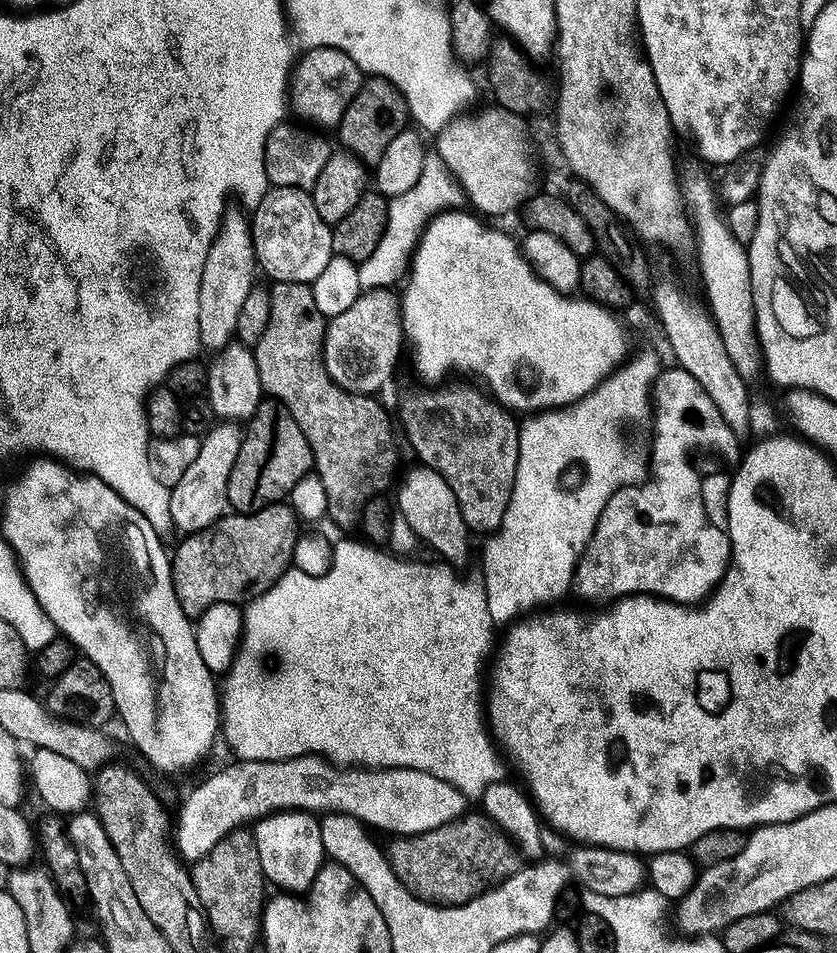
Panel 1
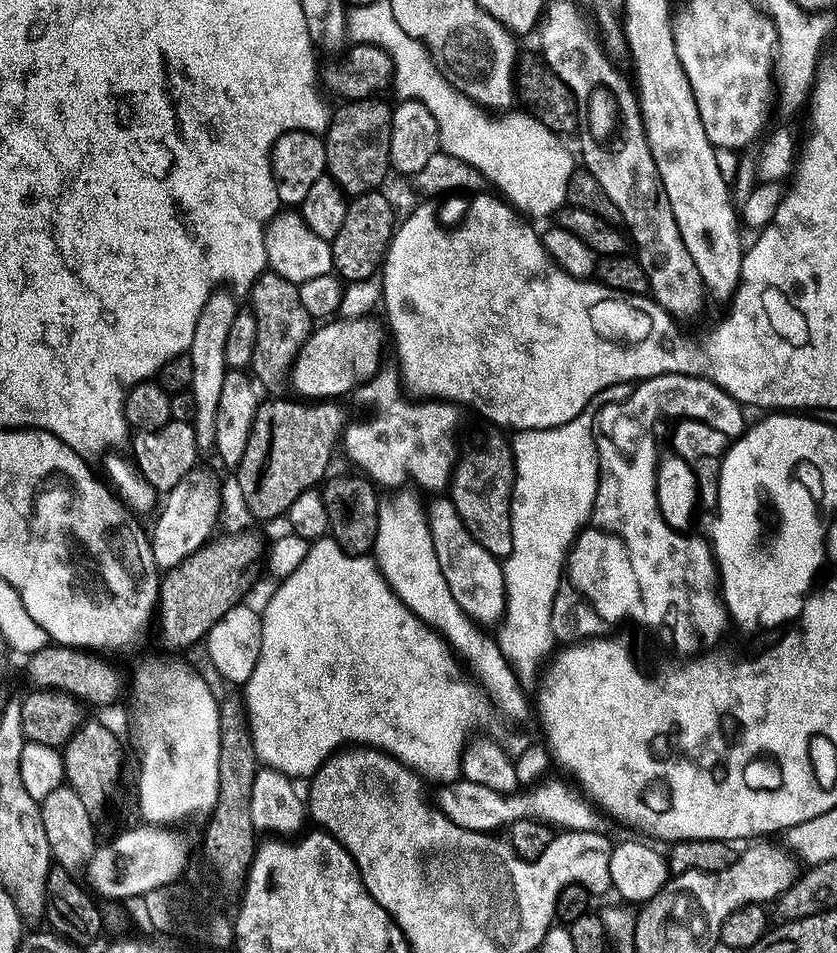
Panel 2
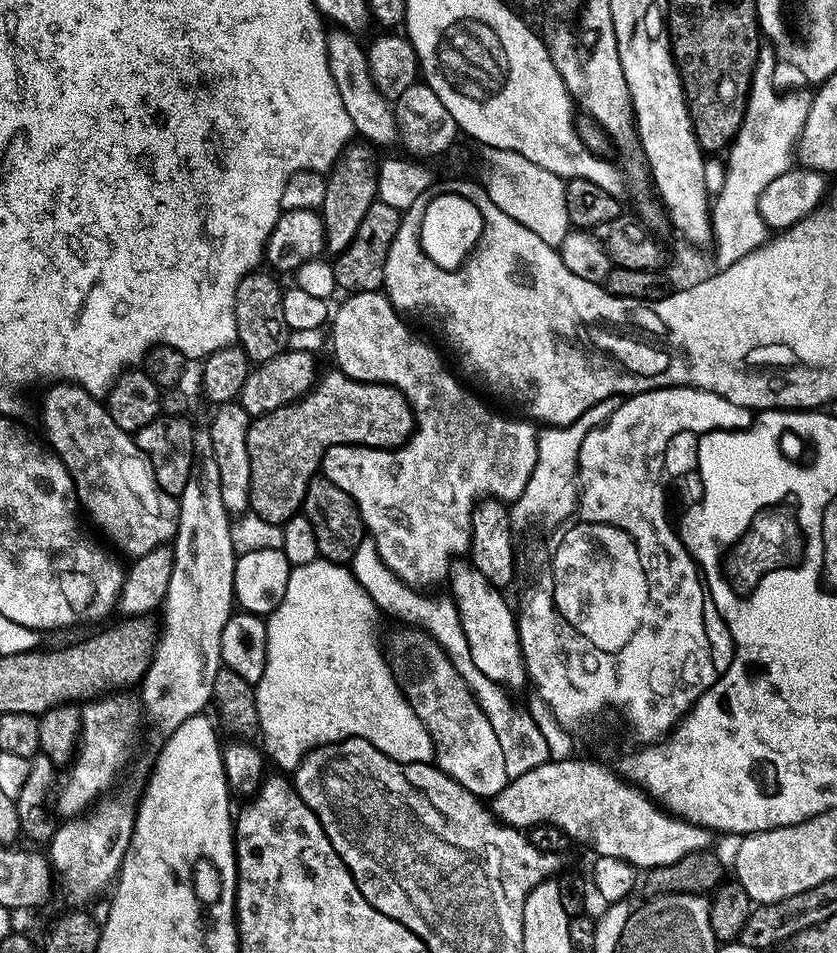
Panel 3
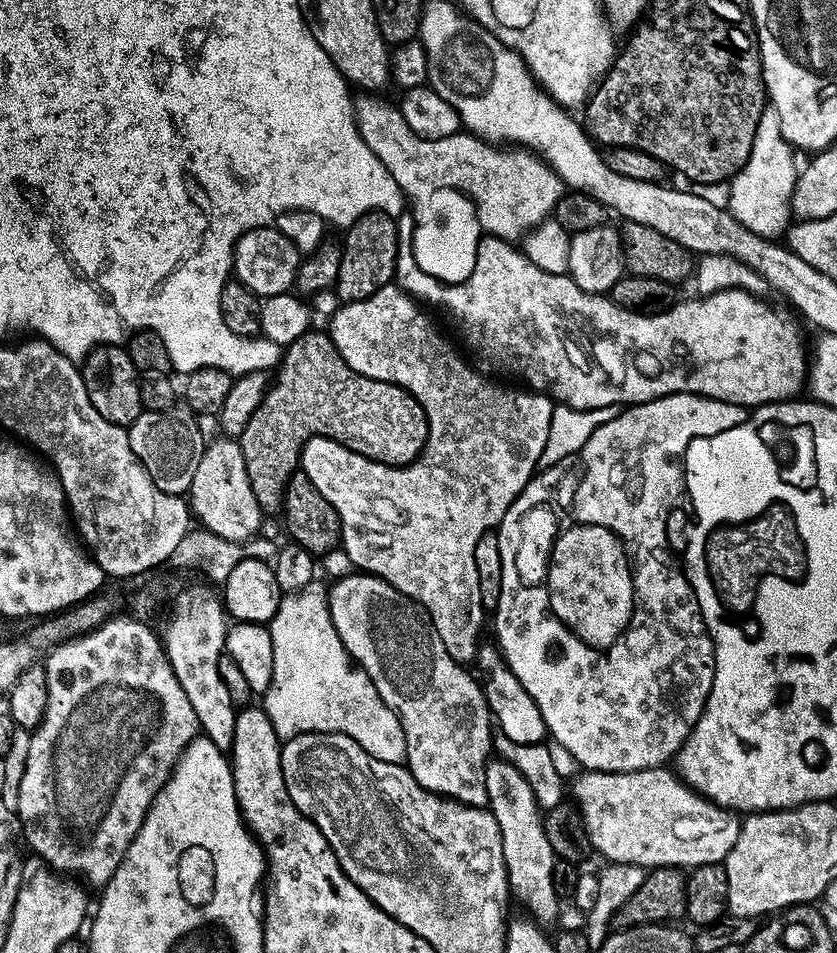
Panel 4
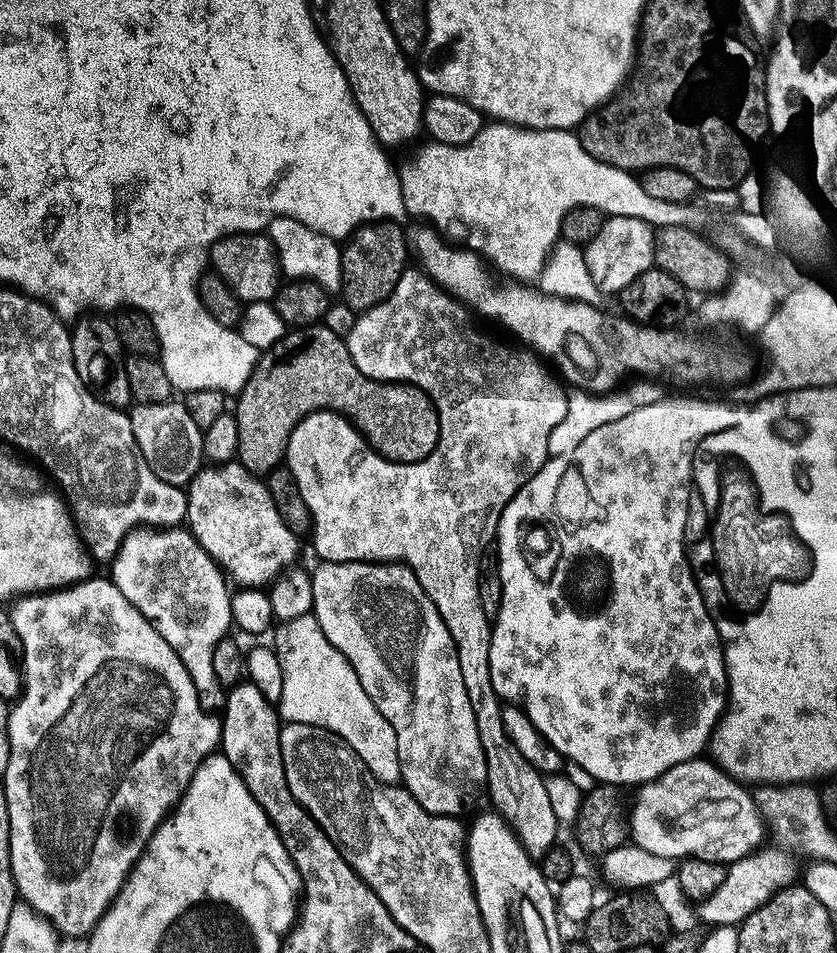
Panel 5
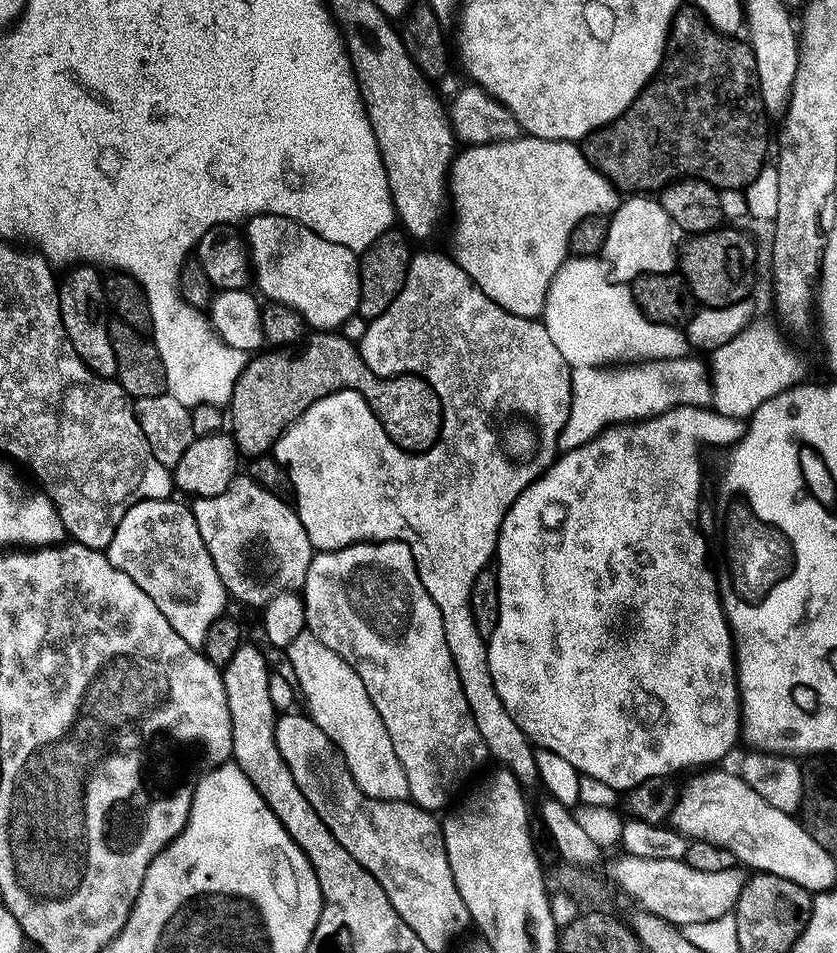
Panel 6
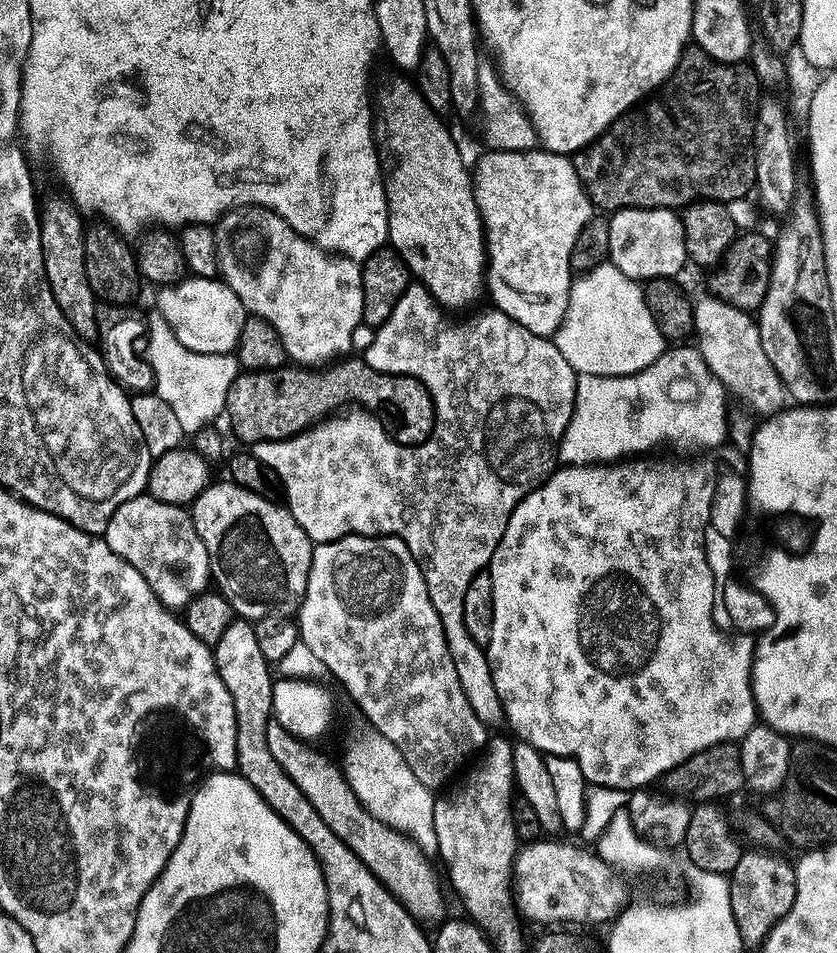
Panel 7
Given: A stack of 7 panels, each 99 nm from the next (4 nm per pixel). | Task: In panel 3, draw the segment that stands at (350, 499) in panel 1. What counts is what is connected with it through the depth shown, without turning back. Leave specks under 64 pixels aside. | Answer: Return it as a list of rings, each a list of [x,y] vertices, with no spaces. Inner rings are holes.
[[[253,270],[246,272],[242,282],[238,282],[238,290],[234,294],[234,322],[236,323],[236,339],[243,348],[249,361],[264,364],[279,352],[285,351],[284,344],[290,337],[290,330],[282,314],[282,284],[271,271]]]

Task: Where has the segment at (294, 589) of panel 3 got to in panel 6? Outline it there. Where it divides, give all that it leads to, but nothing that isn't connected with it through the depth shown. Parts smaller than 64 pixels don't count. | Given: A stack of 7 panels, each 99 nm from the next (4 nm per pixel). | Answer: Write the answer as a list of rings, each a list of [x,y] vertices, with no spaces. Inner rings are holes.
[[[310,631],[298,634],[294,642],[286,649],[286,656],[292,663],[292,672],[300,683],[300,692],[304,695],[307,715],[313,722],[336,744],[337,750],[346,758],[346,766],[356,777],[356,785],[370,798],[375,800],[408,800],[408,783],[406,770],[398,762],[398,754],[394,754],[394,742],[390,742],[390,734],[378,714],[374,710],[374,702],[370,702],[370,694],[366,694],[366,686],[362,686],[362,678],[344,661],[341,656],[334,654],[330,646],[322,646],[322,642]]]

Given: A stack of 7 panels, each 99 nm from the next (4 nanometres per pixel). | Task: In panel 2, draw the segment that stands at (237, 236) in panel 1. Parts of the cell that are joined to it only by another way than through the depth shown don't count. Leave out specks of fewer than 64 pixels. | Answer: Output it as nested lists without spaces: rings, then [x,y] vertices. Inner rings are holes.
[[[217,290],[212,297],[202,306],[202,314],[198,314],[198,326],[194,328],[192,345],[188,348],[187,355],[194,366],[191,391],[194,394],[194,418],[192,427],[196,429],[196,447],[201,453],[211,453],[215,449],[214,418],[218,418],[218,397],[222,395],[222,382],[226,371],[226,333],[234,322],[234,314],[238,311],[238,304],[231,296],[231,291]]]

